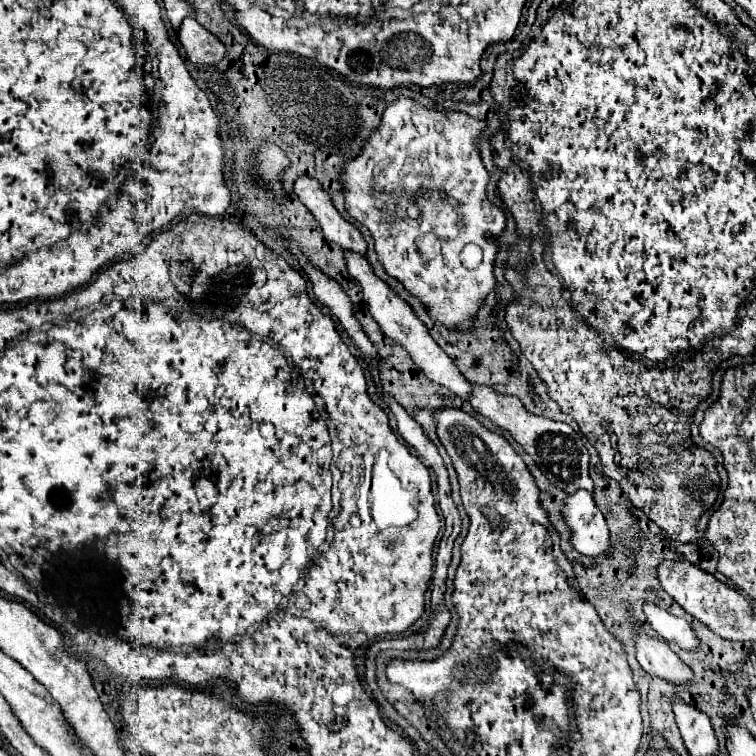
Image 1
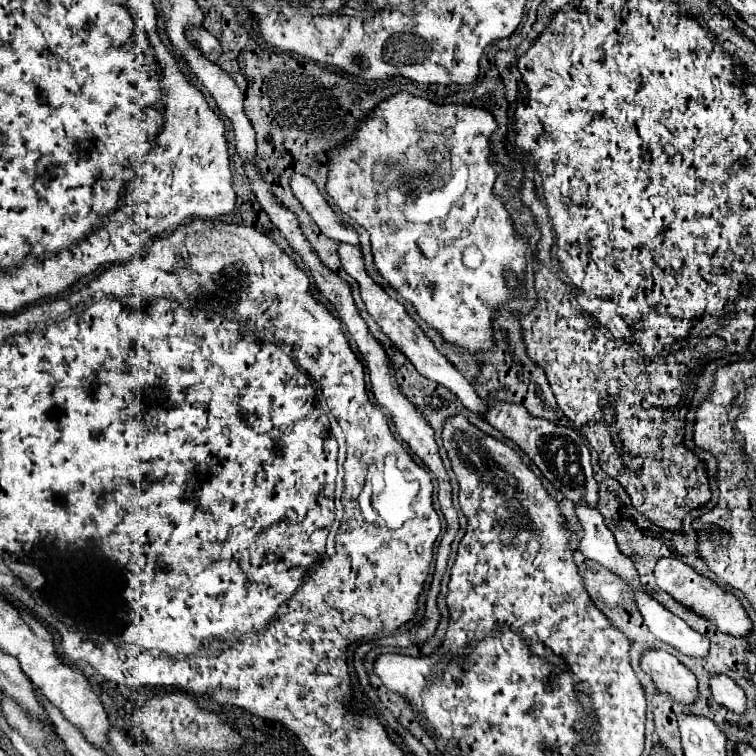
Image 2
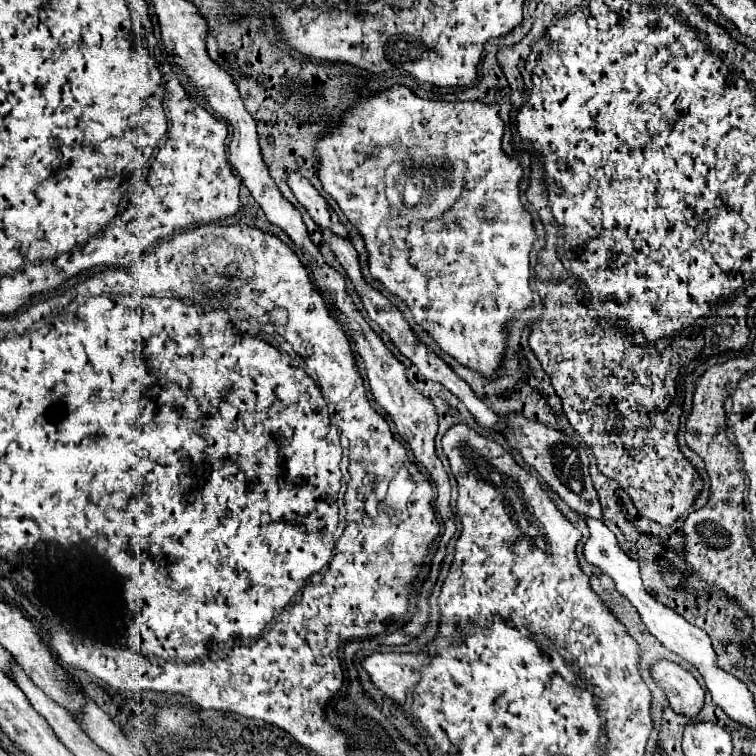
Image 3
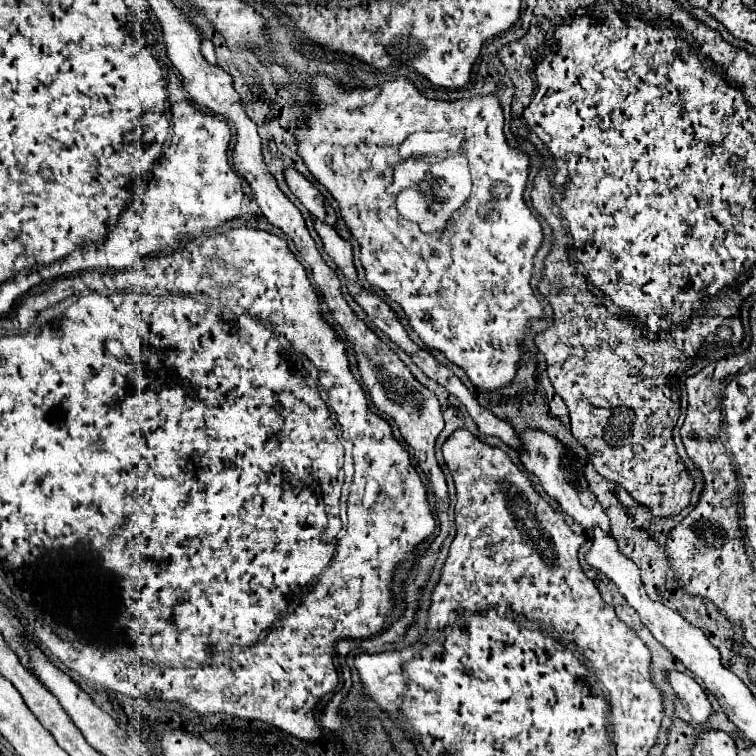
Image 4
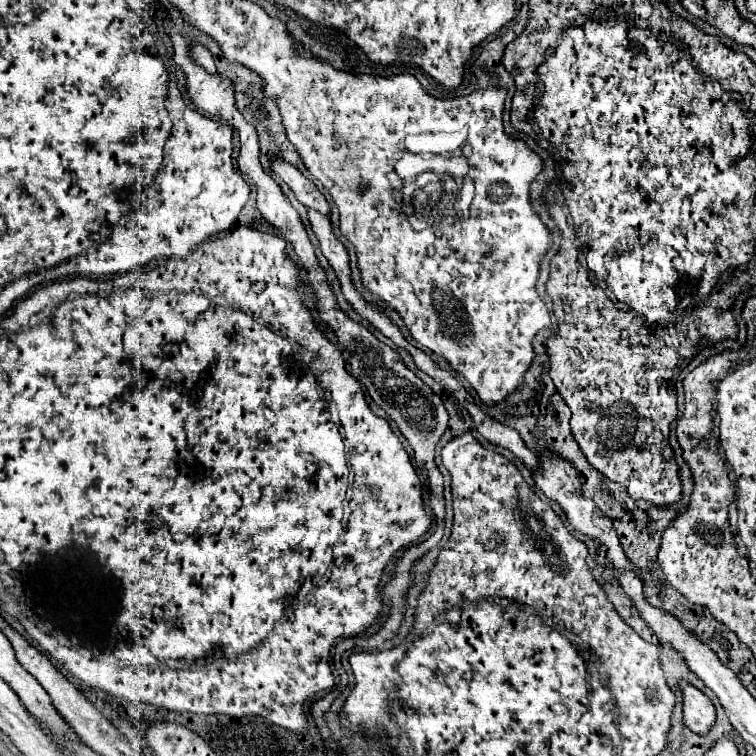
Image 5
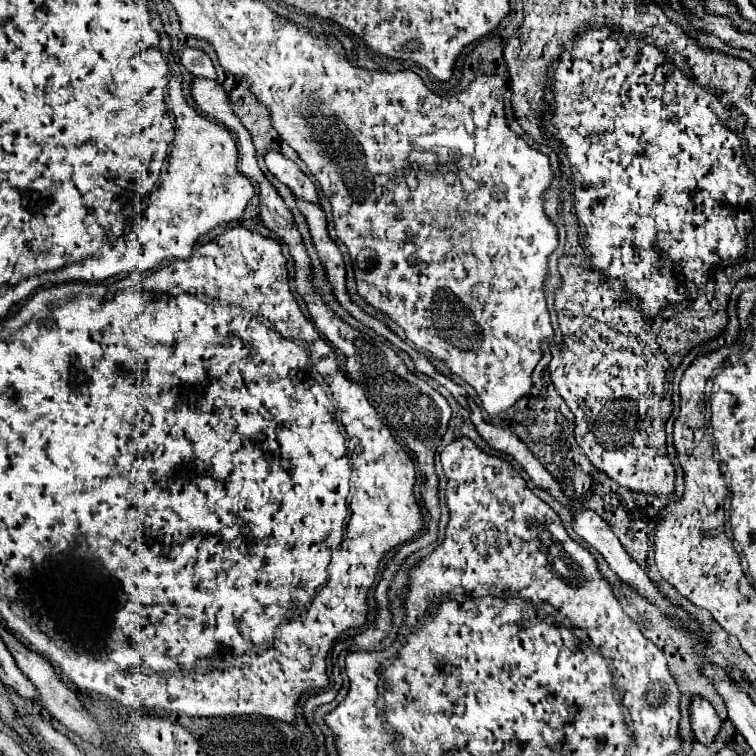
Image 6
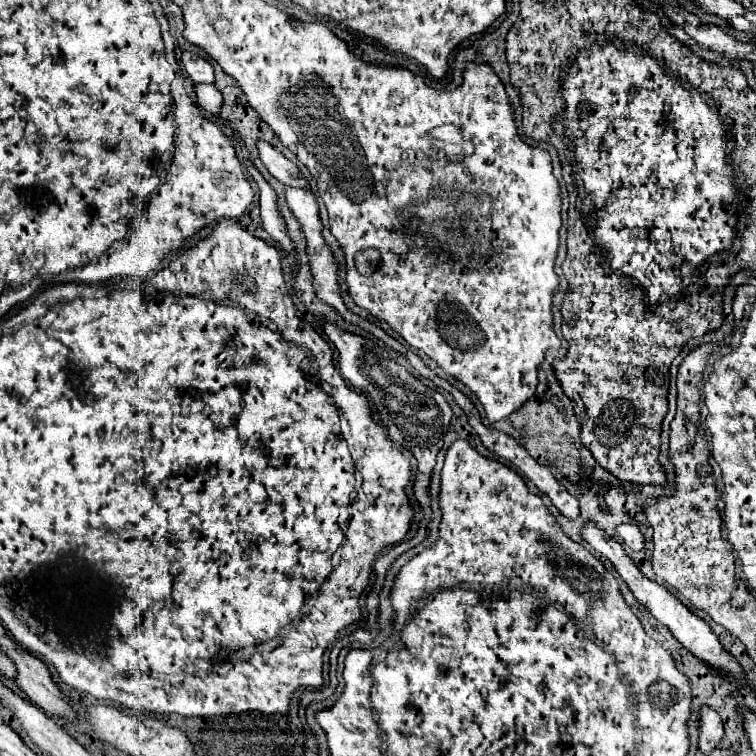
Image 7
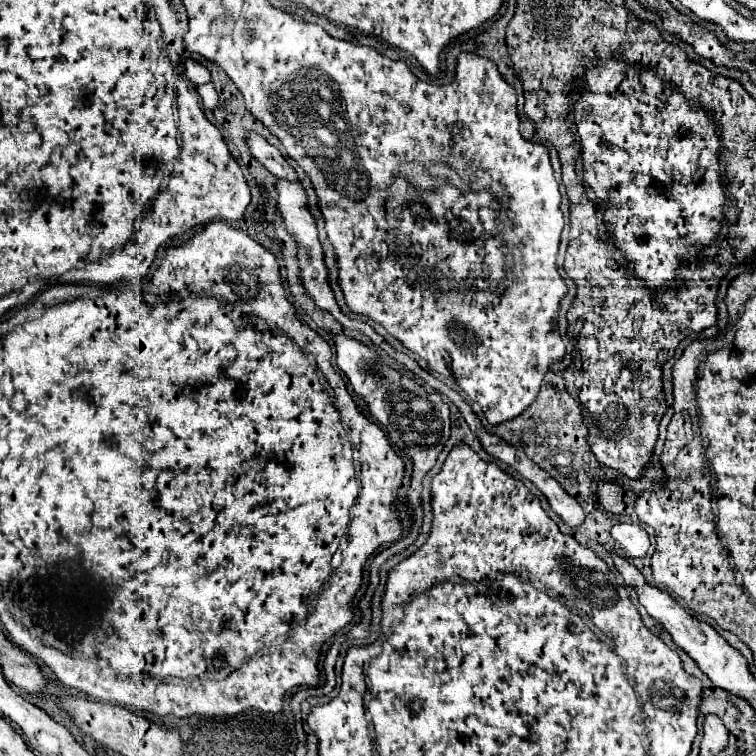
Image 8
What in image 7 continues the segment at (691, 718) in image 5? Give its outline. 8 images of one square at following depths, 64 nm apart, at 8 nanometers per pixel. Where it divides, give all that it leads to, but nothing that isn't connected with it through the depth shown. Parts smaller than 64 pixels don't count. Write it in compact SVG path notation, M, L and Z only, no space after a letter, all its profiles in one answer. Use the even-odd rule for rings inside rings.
M702 706L700 708L700 722L698 722L698 746L704 754L710 754L718 742L724 736L724 726L722 726L722 718L710 708L710 706Z

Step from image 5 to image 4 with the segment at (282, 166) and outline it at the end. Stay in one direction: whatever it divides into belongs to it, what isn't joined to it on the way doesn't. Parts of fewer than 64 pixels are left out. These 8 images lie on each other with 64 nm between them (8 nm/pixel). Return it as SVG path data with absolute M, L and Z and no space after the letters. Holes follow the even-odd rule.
M292 168L286 170L284 178L288 188L294 192L294 196L308 208L312 218L328 222L330 208L326 206L326 198L322 196L322 192L310 180L306 180L298 170L292 170Z

